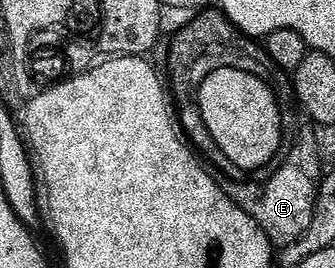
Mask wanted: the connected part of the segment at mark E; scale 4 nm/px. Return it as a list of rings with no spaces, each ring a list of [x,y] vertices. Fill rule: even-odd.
[[[309,124],[300,128],[295,142],[291,146],[287,157],[277,172],[267,177],[263,182],[259,180],[233,180],[225,174],[223,168],[209,161],[200,163],[203,172],[211,178],[217,186],[244,213],[255,219],[256,224],[267,234],[270,243],[285,247],[297,241],[310,225],[311,210],[316,196],[316,179],[312,178],[314,172],[313,161],[318,161],[318,144],[316,129]]]

